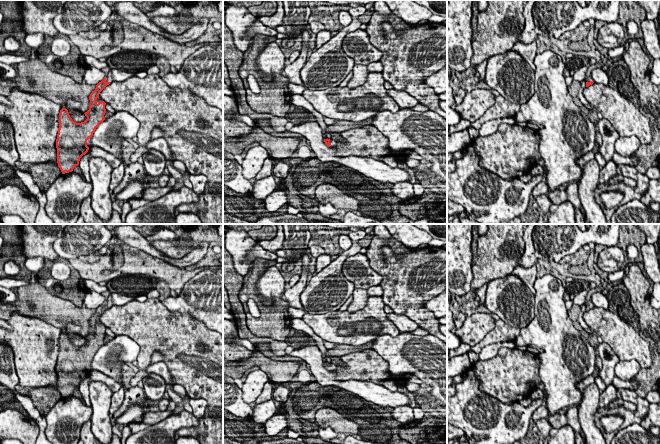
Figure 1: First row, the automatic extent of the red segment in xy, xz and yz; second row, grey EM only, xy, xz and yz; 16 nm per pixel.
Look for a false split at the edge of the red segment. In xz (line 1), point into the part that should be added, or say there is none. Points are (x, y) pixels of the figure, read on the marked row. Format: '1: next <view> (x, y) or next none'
1: next xz (333, 142)

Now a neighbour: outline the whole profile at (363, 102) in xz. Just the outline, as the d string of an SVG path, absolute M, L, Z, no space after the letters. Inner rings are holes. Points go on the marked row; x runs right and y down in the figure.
M369 72L366 82L353 89L335 86L323 90L305 89L302 97L305 98L314 109L322 116L340 121L360 122L373 118L378 112L388 110L397 113L400 110L398 104L387 94L384 87L385 80L380 72Z

